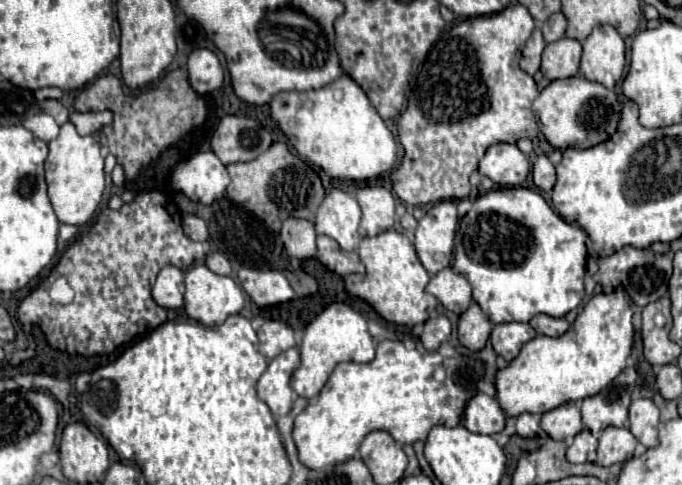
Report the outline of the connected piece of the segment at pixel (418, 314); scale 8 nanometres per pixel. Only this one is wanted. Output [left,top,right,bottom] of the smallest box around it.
[346,229,436,327]

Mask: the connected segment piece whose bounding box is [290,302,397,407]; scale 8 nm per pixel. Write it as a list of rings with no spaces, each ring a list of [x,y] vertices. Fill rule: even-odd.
[[[332,303],[314,319],[304,331],[304,339],[300,345],[300,367],[292,373],[290,385],[292,385],[292,407],[298,397],[304,397],[308,403],[312,397],[320,393],[324,383],[328,381],[332,369],[340,361],[354,361],[354,363],[368,363],[374,359],[379,334],[385,332],[388,339],[396,339],[395,332],[391,332],[386,326],[377,320],[365,316],[346,303]],[[371,335],[371,337],[370,337]],[[296,391],[296,392],[295,392]],[[296,393],[298,393],[298,396]]]

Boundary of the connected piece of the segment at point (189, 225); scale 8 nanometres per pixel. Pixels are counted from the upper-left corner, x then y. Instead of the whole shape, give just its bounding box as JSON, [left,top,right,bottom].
[182,215,208,241]

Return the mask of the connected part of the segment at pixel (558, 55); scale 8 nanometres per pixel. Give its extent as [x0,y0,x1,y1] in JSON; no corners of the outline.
[542,37,582,81]

